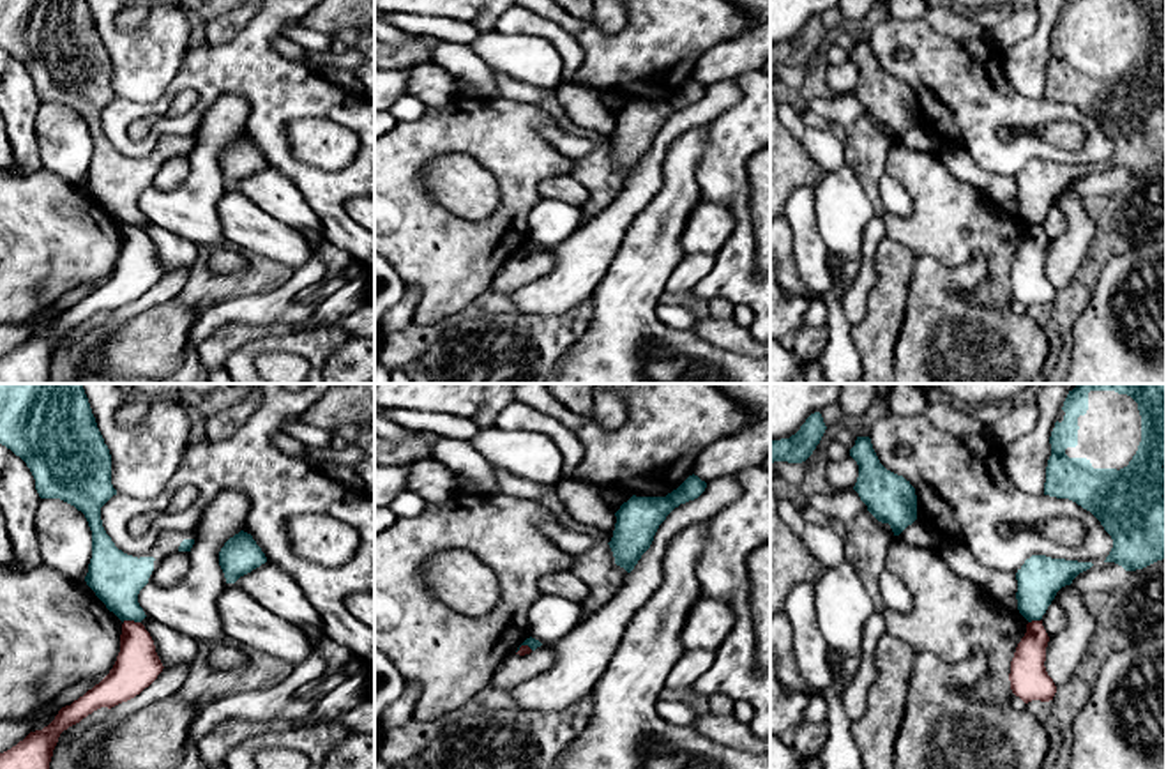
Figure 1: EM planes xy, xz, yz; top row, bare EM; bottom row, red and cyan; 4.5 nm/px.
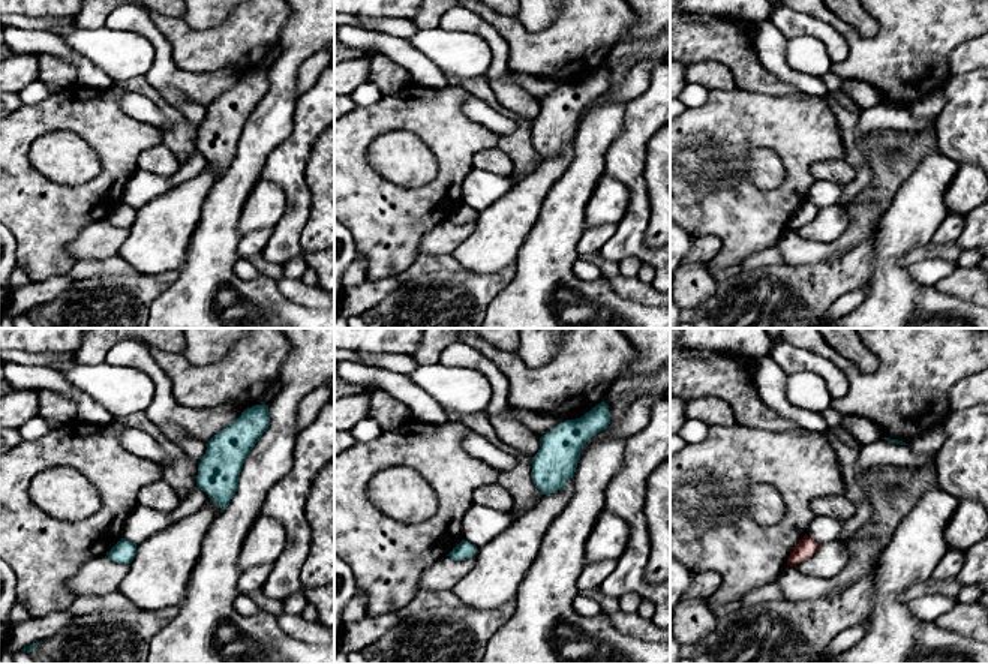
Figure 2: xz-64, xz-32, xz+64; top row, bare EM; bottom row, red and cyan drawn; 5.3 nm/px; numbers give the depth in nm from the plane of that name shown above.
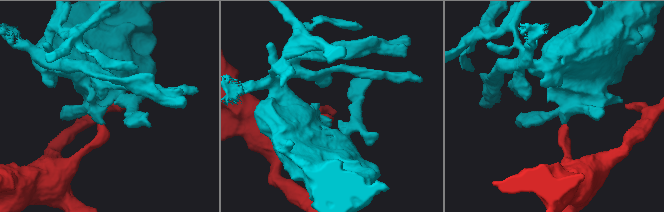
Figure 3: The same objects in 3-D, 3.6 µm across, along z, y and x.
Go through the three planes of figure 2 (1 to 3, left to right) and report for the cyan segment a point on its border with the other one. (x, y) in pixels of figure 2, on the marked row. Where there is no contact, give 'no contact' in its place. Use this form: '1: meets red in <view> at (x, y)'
1: no contact
2: no contact
3: no contact

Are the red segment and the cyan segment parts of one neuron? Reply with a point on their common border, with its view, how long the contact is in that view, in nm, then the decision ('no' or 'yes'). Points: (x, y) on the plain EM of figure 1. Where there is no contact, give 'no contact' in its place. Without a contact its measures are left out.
xy (131, 225) | 90 nm | no

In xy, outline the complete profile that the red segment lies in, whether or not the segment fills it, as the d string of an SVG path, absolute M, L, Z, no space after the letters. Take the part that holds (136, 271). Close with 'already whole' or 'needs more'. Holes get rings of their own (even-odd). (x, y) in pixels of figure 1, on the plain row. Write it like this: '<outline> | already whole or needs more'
M124 225L120 256L110 278L83 301L58 315L42 334L30 336L0 357L0 384L48 384L58 341L101 311L115 311L148 292L163 276L154 244L141 226Z | already whole

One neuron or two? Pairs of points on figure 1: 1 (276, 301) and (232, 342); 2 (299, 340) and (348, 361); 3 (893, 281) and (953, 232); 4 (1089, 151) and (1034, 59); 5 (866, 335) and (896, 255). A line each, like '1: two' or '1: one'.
1: two
2: two
3: two
4: two
5: one

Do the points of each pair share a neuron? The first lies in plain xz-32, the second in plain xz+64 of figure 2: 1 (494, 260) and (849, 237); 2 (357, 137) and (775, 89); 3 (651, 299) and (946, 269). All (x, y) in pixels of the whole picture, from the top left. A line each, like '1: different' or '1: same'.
1: same
2: different
3: different

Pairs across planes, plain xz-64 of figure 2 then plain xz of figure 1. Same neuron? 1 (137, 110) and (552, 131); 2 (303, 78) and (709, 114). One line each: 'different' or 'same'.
1: same
2: same

